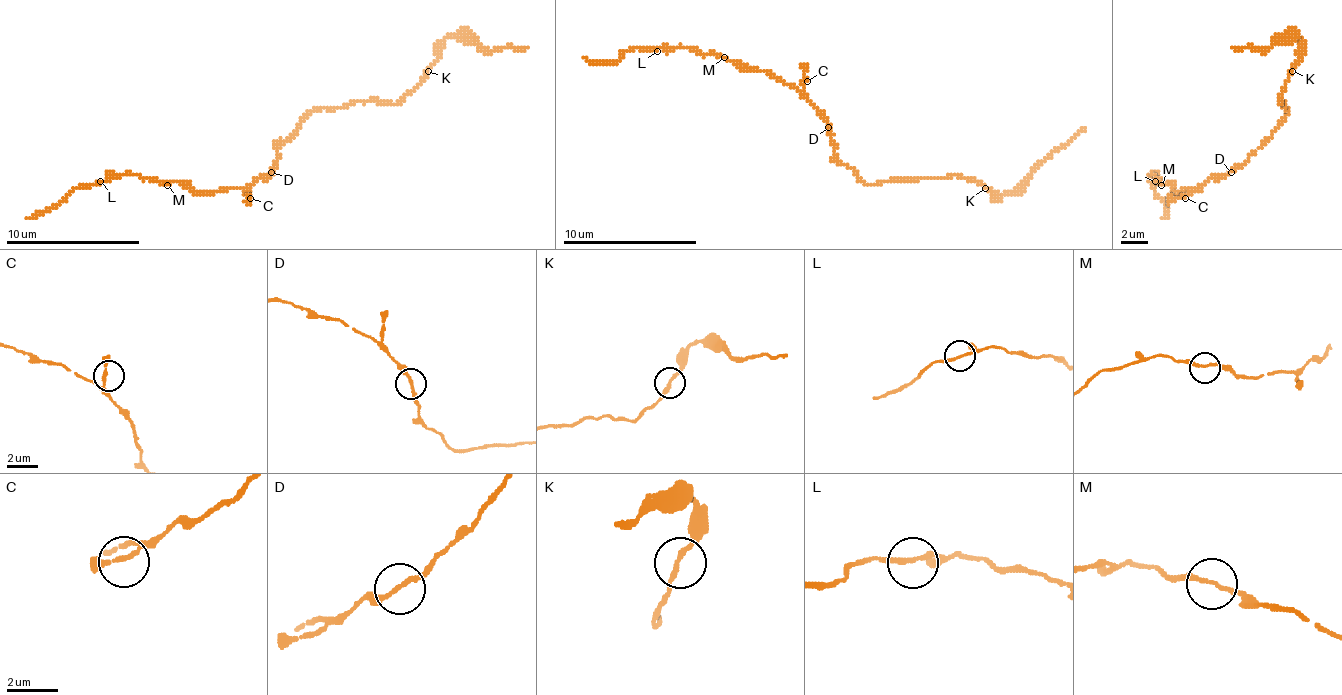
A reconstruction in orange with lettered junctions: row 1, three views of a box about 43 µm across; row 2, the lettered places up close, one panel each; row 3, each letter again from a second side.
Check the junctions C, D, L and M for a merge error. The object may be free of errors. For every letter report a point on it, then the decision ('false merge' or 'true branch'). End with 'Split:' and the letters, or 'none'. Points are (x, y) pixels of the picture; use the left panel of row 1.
C: at (250, 198); true branch
D: at (271, 172); true branch
L: at (100, 181); true branch
M: at (167, 185); true branch
Split: none

